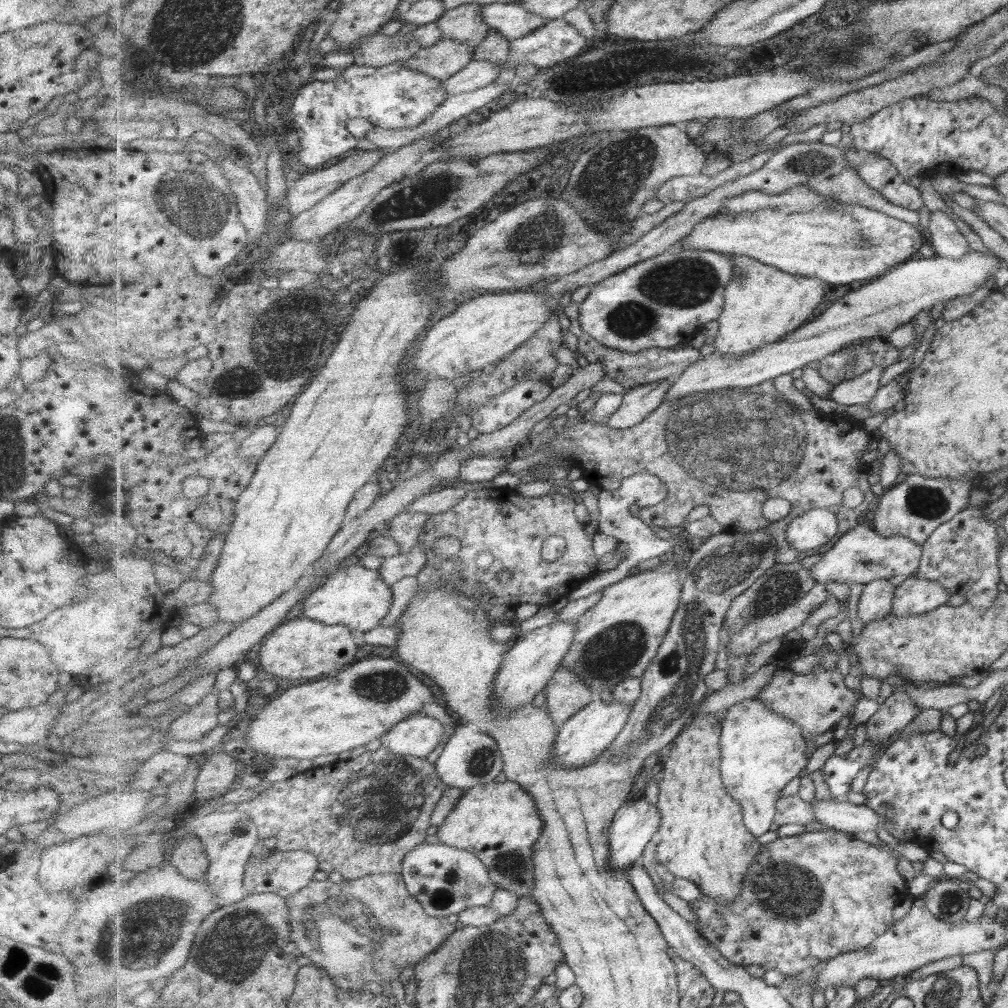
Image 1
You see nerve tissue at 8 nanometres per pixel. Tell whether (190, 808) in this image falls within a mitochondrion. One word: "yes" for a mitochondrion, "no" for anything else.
no

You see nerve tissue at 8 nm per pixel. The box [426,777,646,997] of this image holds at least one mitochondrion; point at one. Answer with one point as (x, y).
(510, 865)

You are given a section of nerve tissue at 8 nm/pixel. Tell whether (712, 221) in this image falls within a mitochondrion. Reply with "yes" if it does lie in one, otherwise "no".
no

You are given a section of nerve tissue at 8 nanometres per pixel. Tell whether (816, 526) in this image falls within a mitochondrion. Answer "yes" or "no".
no

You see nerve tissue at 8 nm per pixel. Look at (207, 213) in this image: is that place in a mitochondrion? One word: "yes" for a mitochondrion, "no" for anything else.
yes

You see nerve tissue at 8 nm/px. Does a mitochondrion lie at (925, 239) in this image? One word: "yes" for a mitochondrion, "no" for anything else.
no

